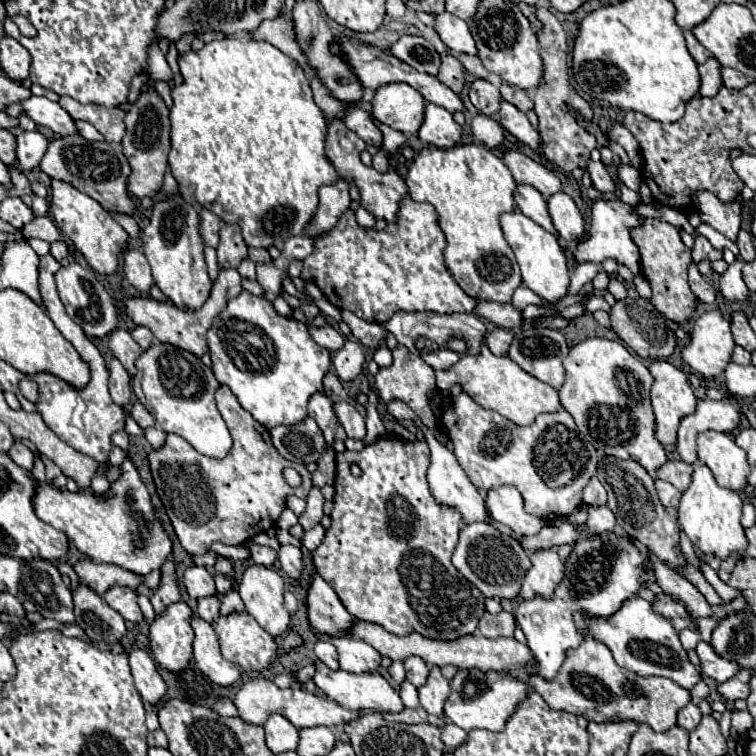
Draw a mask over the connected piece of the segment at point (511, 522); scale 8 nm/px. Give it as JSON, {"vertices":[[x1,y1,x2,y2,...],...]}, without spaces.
{"vertices":[[502,485,502,487,488,491,484,505,488,507,488,513,492,519,496,519,498,523,526,537,536,535,544,525,544,519,538,519,524,511,522,495,516,487]]}

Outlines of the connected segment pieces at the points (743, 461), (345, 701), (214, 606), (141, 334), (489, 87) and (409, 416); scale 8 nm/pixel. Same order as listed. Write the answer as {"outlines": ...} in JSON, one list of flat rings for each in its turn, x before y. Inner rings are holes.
{"outlines":[[[706,431,698,435,698,459,706,463,720,487,740,491,746,487,750,465,746,451,736,441,718,431]],[[318,659,314,661,314,667,316,667,314,683,316,683,318,691,322,691,328,699,334,699,342,707,362,709,362,711,378,709,378,713,384,713,384,711,402,711,404,709,400,695,388,685,388,681,380,673,362,673,362,675,356,675,356,673,348,673,344,669,332,671,330,667,324,667,324,663,320,663]],[[214,593,214,595,208,595,204,599,198,601,198,617,206,619,208,623,214,623,216,617,218,617,218,609,220,609,220,595]],[[136,327,130,335,132,335,132,339,136,339,136,343,140,343,140,347,144,347,144,349,148,349,148,347,154,343,154,337,152,337,152,333,150,333,146,327]],[[476,79,470,85,470,101,482,115,496,115,500,109,500,99,498,87,484,79]],[[392,401,388,405,388,413,398,421,416,421,416,413,402,401]]]}

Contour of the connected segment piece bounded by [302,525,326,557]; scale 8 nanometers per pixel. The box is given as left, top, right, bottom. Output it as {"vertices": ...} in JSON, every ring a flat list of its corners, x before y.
{"vertices":[[316,525,314,529,310,529,310,531,304,533,304,537,302,537,302,547,306,547,306,551,308,551,310,557,312,557,312,553,314,553,314,549,322,543,324,533,326,533,326,531,324,531,322,525]]}

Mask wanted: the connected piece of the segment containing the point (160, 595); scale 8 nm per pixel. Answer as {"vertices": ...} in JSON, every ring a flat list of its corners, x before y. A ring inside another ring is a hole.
{"vertices":[[166,561,162,565,162,581,160,581,160,587,156,589,156,593,150,597,152,601,152,607,156,611,156,615,160,617,168,605,180,601,180,593,178,593,178,585,176,585,176,577,174,577,174,561]]}

